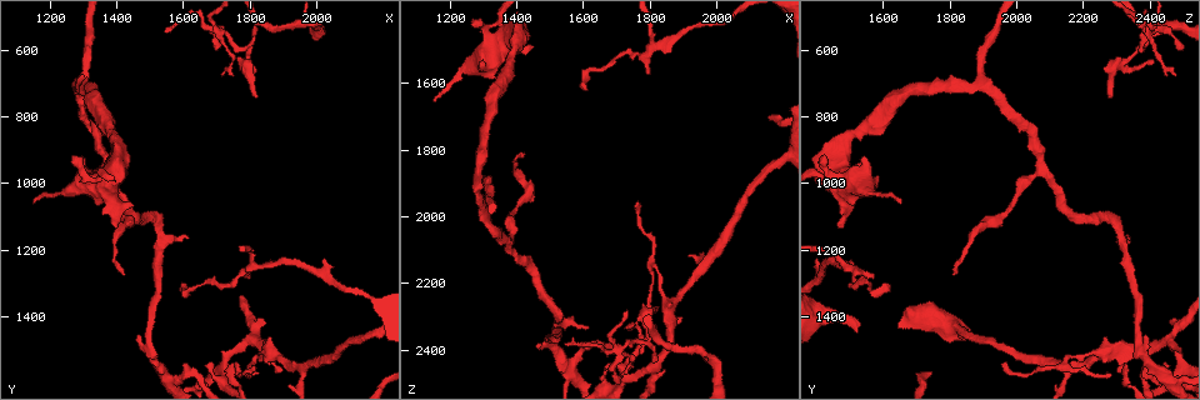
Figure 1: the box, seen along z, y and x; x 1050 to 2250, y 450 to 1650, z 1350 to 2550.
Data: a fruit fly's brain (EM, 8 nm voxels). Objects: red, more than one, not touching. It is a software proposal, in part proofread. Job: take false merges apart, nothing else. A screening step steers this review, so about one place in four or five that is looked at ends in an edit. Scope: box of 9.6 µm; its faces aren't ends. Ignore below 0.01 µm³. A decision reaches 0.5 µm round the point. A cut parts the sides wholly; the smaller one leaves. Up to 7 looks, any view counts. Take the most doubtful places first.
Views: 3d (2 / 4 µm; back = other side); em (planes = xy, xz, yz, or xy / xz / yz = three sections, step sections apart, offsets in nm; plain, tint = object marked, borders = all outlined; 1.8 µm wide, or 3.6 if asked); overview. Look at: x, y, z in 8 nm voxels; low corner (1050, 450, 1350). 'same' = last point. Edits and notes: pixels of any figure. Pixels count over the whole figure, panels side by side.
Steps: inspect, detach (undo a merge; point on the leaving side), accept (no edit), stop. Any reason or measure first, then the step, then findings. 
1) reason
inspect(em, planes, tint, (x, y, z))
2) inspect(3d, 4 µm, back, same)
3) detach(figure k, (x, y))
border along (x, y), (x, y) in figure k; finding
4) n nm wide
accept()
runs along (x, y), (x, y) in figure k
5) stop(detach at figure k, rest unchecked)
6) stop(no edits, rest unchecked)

side arm on a straight run
inspect(em, 3.6 µm, yz, step 4, tint, (1820, 1250, 1490))

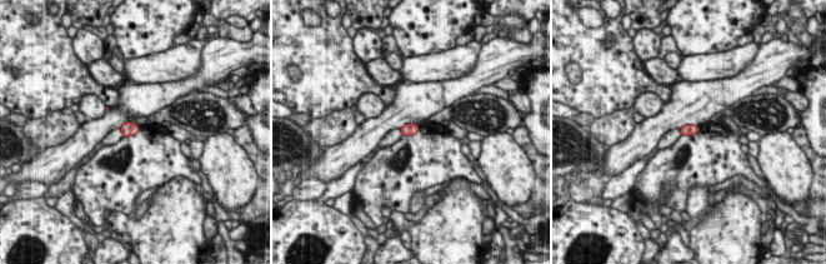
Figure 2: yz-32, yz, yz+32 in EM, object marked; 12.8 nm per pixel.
accept()
one neuron here

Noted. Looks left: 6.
four-way junction
inspect(em, xy, step 16, tint, (1550, 1590, 2450))

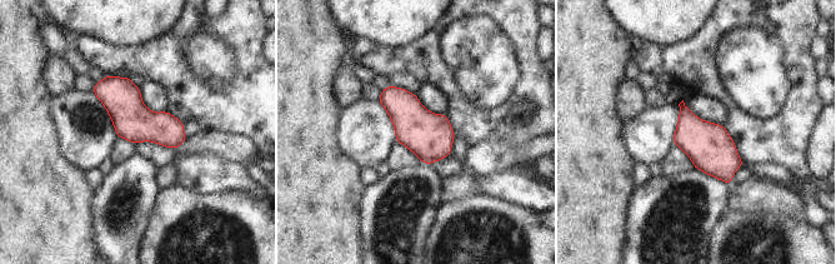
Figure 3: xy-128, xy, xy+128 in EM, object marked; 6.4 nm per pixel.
inspect(em, planes, tint, same)

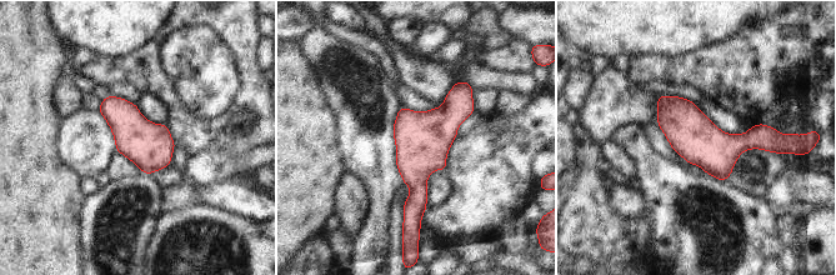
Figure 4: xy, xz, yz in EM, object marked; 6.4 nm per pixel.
300 nm wide
accept()
runs along (465, 85), (418, 154), (410, 215) in figure 4; one neuron here

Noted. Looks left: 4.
side arm on a straight run
inspect(em, planes, tint, (1970, 1550, 2160))

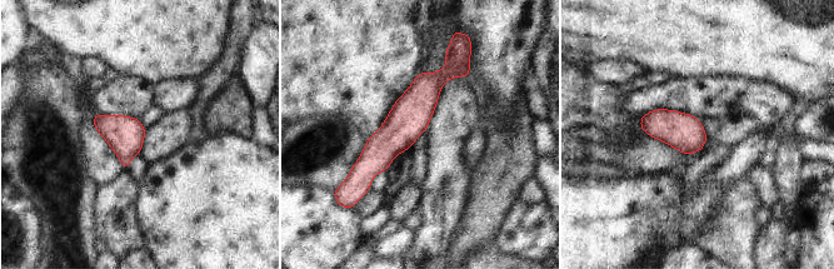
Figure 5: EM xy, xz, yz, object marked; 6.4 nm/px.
accept()
runs along (459, 66), (419, 100), (366, 182) in figure 5; one neuron here

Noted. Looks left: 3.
stop(no edits, rest unchecked)

